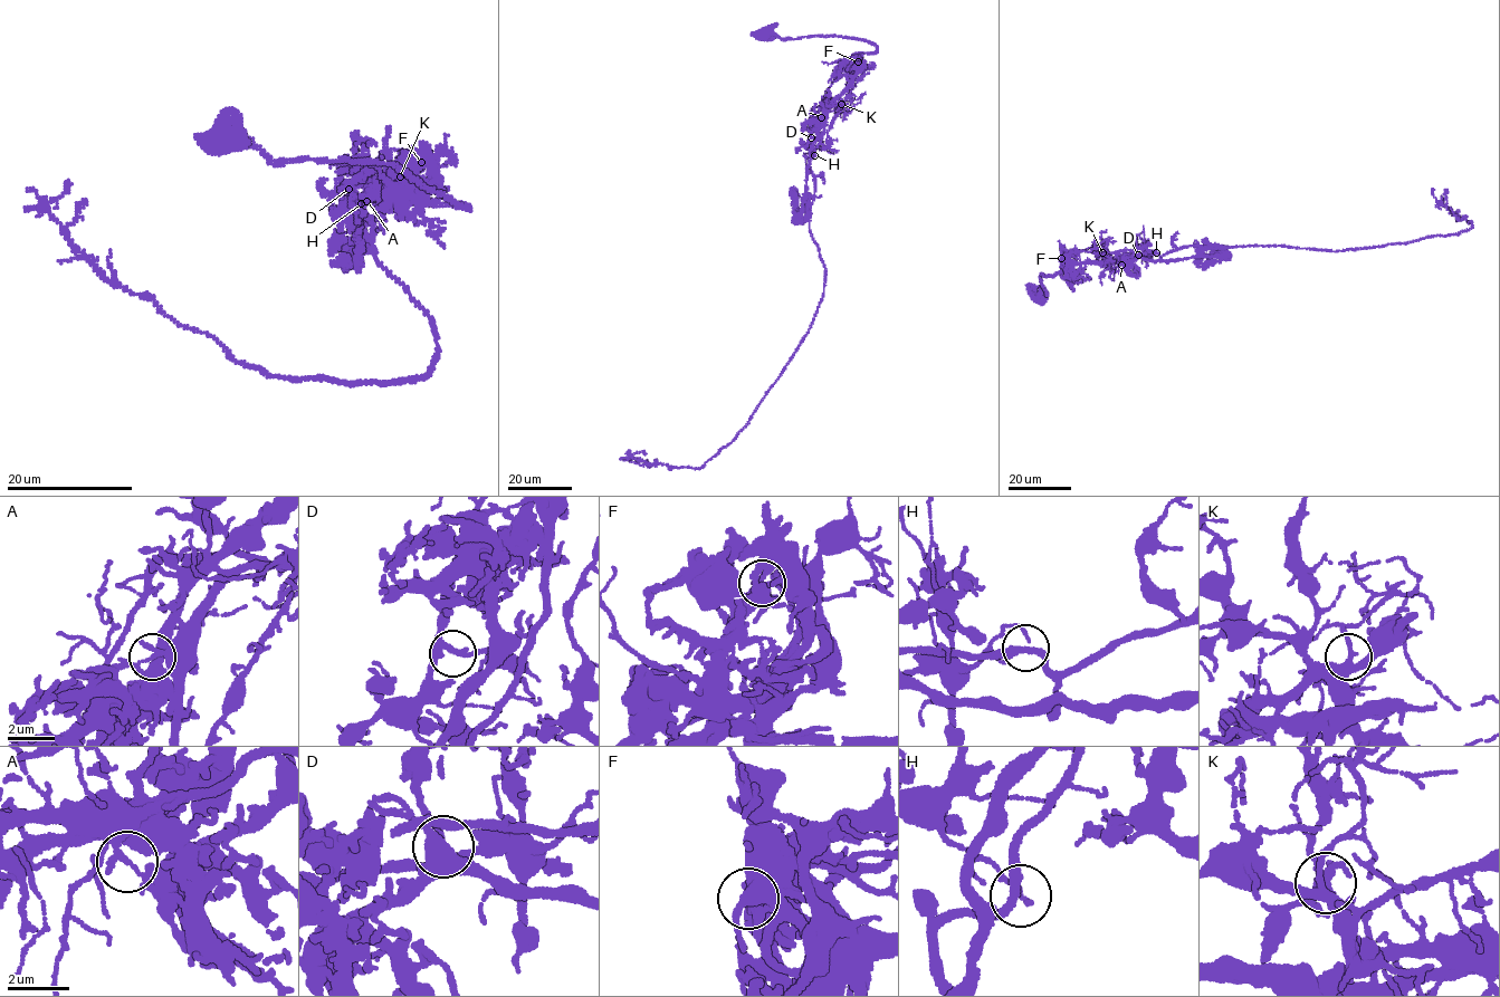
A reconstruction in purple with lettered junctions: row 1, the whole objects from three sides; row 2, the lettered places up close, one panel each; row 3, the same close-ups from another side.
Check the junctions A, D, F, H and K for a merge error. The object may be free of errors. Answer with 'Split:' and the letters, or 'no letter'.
Split: A

